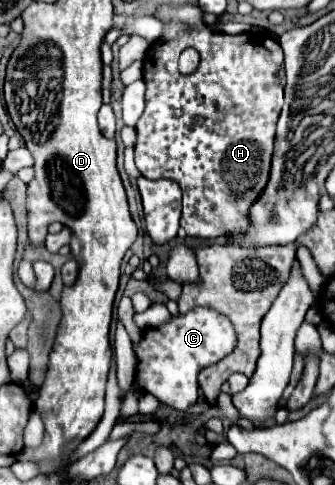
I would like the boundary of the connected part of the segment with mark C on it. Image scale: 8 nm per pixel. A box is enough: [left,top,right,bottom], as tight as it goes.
[134,307,234,411]

